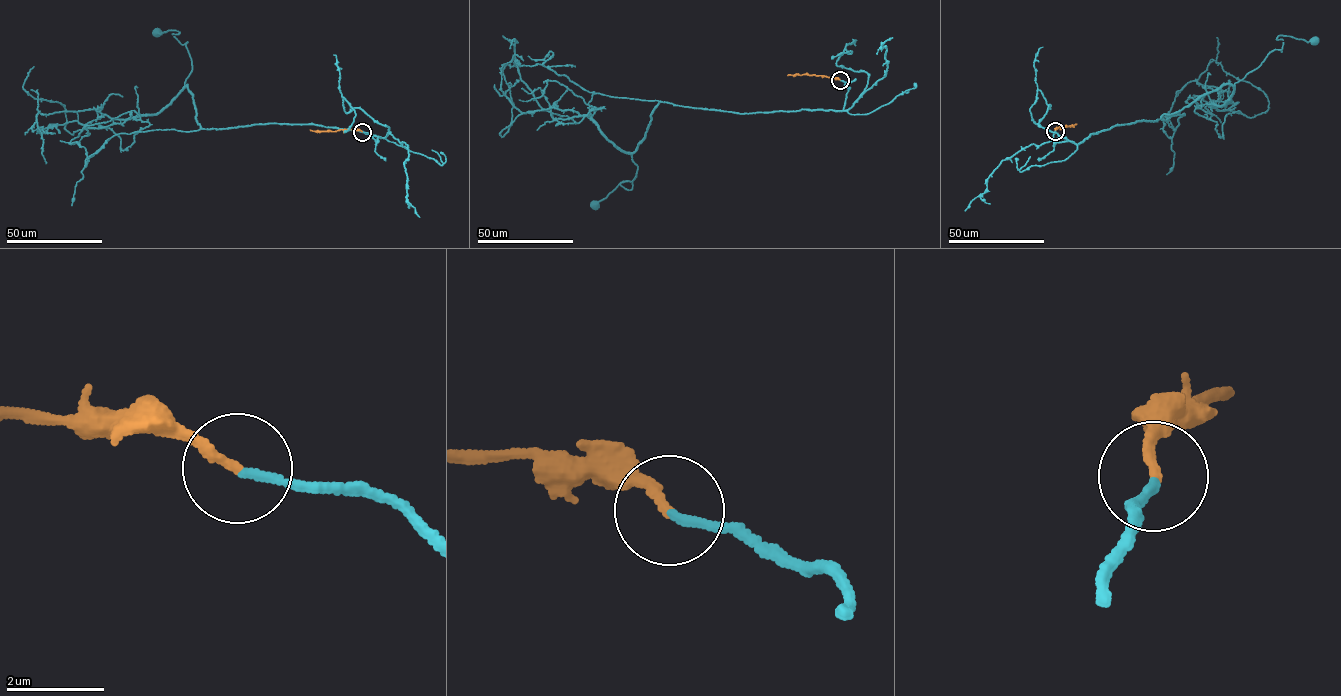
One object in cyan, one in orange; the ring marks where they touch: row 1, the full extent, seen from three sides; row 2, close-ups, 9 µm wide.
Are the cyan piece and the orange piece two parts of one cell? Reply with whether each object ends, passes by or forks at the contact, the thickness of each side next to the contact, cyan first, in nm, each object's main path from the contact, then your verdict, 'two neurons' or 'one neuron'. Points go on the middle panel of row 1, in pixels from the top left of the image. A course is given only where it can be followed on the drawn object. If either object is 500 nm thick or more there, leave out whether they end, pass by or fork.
cyan ends there; orange ends there; 170 nm thick on the cyan side, 200 nm on the other; cyan runs (840, 80), (848, 87), (842, 110), (744, 113), (659, 101), (632, 153), (632, 188), (622, 181), (594, 205); orange runs (840, 80), (805, 74), (787, 75); one neuron

